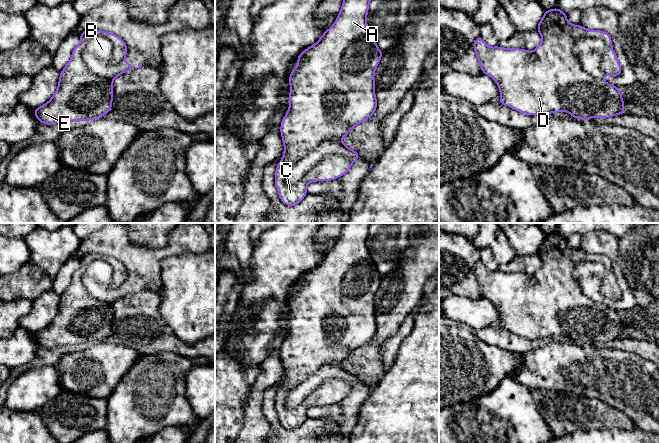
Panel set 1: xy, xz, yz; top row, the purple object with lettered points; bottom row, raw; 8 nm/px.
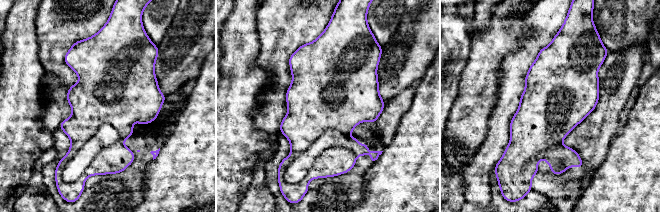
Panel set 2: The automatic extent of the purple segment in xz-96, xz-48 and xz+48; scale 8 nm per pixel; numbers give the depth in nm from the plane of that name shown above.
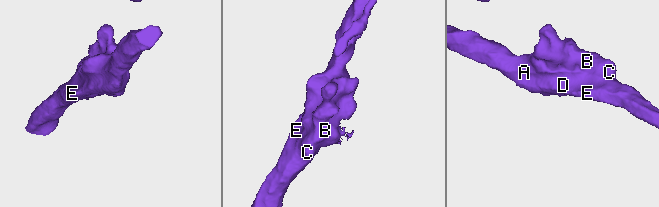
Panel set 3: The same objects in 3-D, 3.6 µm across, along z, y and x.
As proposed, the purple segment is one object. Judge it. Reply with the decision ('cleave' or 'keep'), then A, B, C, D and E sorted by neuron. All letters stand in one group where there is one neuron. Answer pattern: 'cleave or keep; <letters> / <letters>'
cleave; A C D E / B

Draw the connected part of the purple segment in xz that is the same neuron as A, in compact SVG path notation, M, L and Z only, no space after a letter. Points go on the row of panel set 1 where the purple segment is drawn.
M344 0L334 24L314 45L299 54L298 66L292 69L288 79L290 104L280 127L284 154L275 171L279 198L287 206L304 199L310 182L335 180L345 175L352 165L348 158L329 155L296 184L286 182L289 169L325 140L342 139L354 126L370 118L377 108L374 74L383 52L367 25L370 1Z

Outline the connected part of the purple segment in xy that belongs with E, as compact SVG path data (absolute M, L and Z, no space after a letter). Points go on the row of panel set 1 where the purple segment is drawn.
M89 29L80 34L80 42L74 48L71 59L60 72L58 87L52 98L39 108L34 109L37 120L46 125L67 121L90 121L102 118L112 109L113 82L93 74L84 63L82 51L94 36L105 36L113 45L112 63L122 64L127 55L127 44L116 34Z

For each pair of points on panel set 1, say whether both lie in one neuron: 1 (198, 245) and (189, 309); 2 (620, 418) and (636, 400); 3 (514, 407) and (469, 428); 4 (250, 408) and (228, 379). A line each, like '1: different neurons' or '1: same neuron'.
1: different neurons
2: different neurons
3: same neuron
4: different neurons

